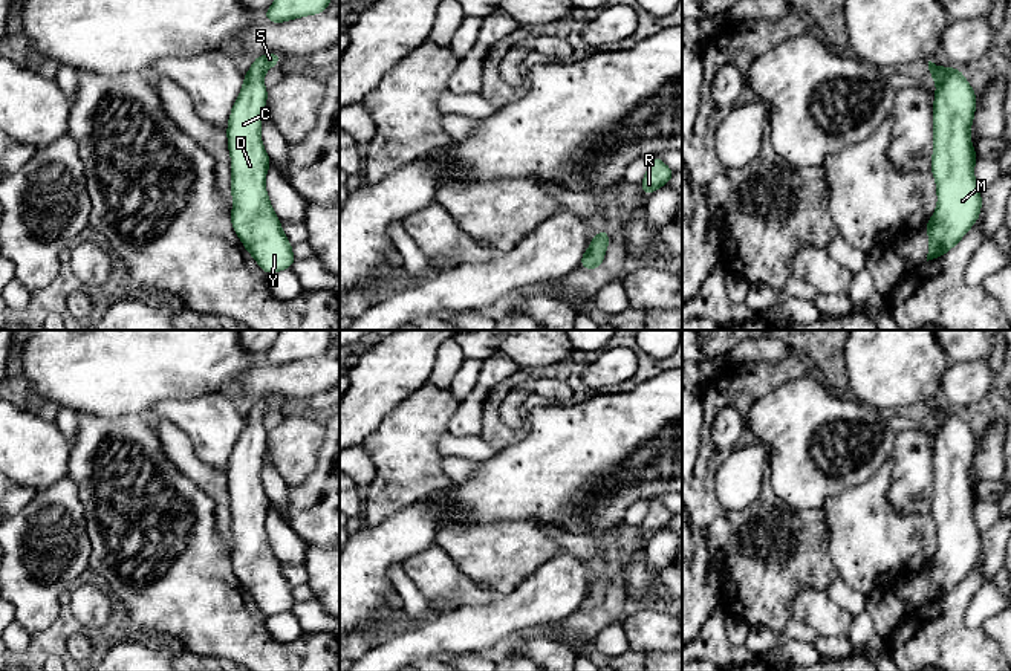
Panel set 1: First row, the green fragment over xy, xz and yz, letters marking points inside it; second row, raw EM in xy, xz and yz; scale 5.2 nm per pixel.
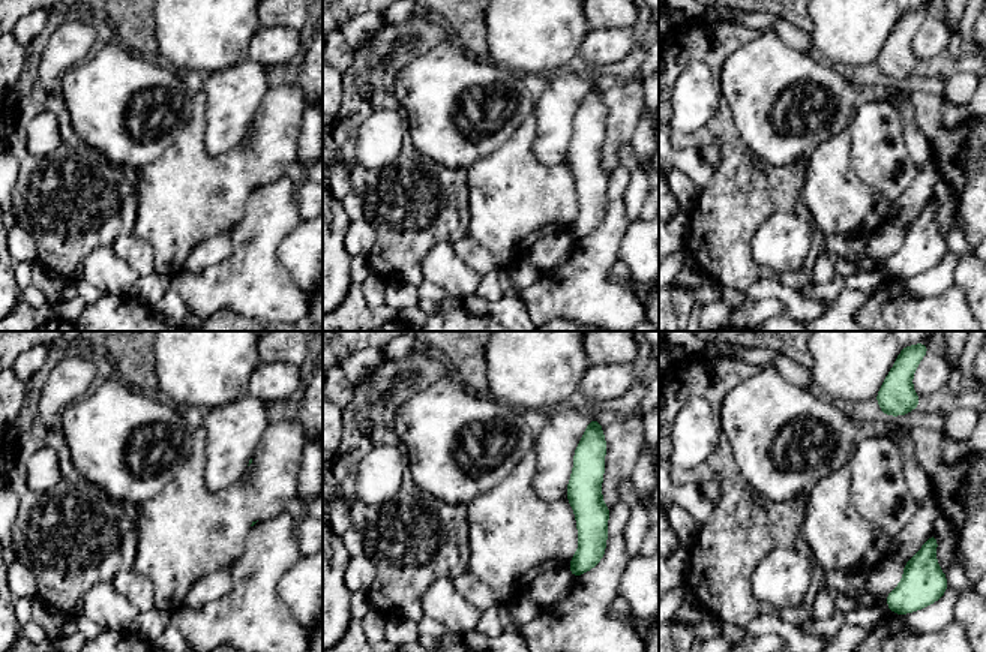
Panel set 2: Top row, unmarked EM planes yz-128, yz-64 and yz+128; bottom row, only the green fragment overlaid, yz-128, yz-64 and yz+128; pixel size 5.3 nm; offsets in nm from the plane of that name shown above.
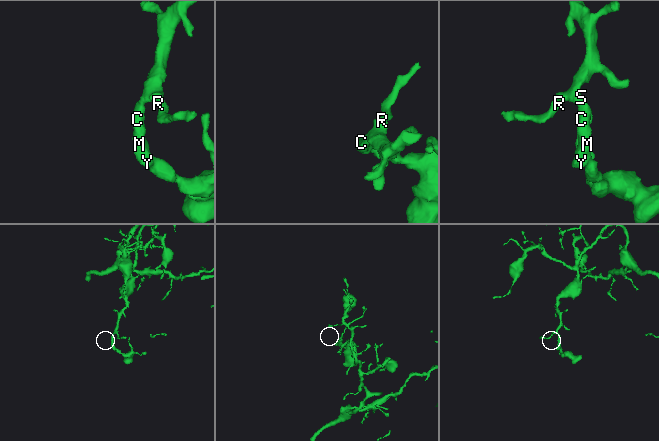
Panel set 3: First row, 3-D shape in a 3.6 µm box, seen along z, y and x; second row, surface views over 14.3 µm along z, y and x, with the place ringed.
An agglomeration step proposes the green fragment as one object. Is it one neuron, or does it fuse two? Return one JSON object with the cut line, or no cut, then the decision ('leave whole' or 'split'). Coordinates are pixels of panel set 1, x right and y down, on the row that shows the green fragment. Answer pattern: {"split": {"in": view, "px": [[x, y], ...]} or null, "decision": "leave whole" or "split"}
{"split": null, "decision": "leave whole"}

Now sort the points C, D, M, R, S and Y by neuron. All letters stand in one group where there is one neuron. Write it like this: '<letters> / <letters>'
C D M R S Y

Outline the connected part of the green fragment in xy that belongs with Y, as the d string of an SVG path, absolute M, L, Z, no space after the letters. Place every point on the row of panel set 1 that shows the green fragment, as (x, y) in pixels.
M265 53L254 58L243 76L243 87L231 109L226 136L231 153L231 223L245 249L265 274L289 269L294 263L292 245L274 212L265 177L271 159L265 151L260 128L268 89L263 75L283 58Z

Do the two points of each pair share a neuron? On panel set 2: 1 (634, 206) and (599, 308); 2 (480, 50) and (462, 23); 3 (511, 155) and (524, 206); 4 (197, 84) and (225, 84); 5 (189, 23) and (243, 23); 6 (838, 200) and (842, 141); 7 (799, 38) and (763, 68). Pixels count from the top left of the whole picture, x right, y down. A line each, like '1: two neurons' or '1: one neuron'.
1: two neurons
2: one neuron
3: one neuron
4: two neurons
5: one neuron
6: one neuron
7: two neurons

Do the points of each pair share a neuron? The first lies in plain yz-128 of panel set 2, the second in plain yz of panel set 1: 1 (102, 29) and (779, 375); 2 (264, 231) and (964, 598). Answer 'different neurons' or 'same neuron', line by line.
1: same neuron
2: same neuron

